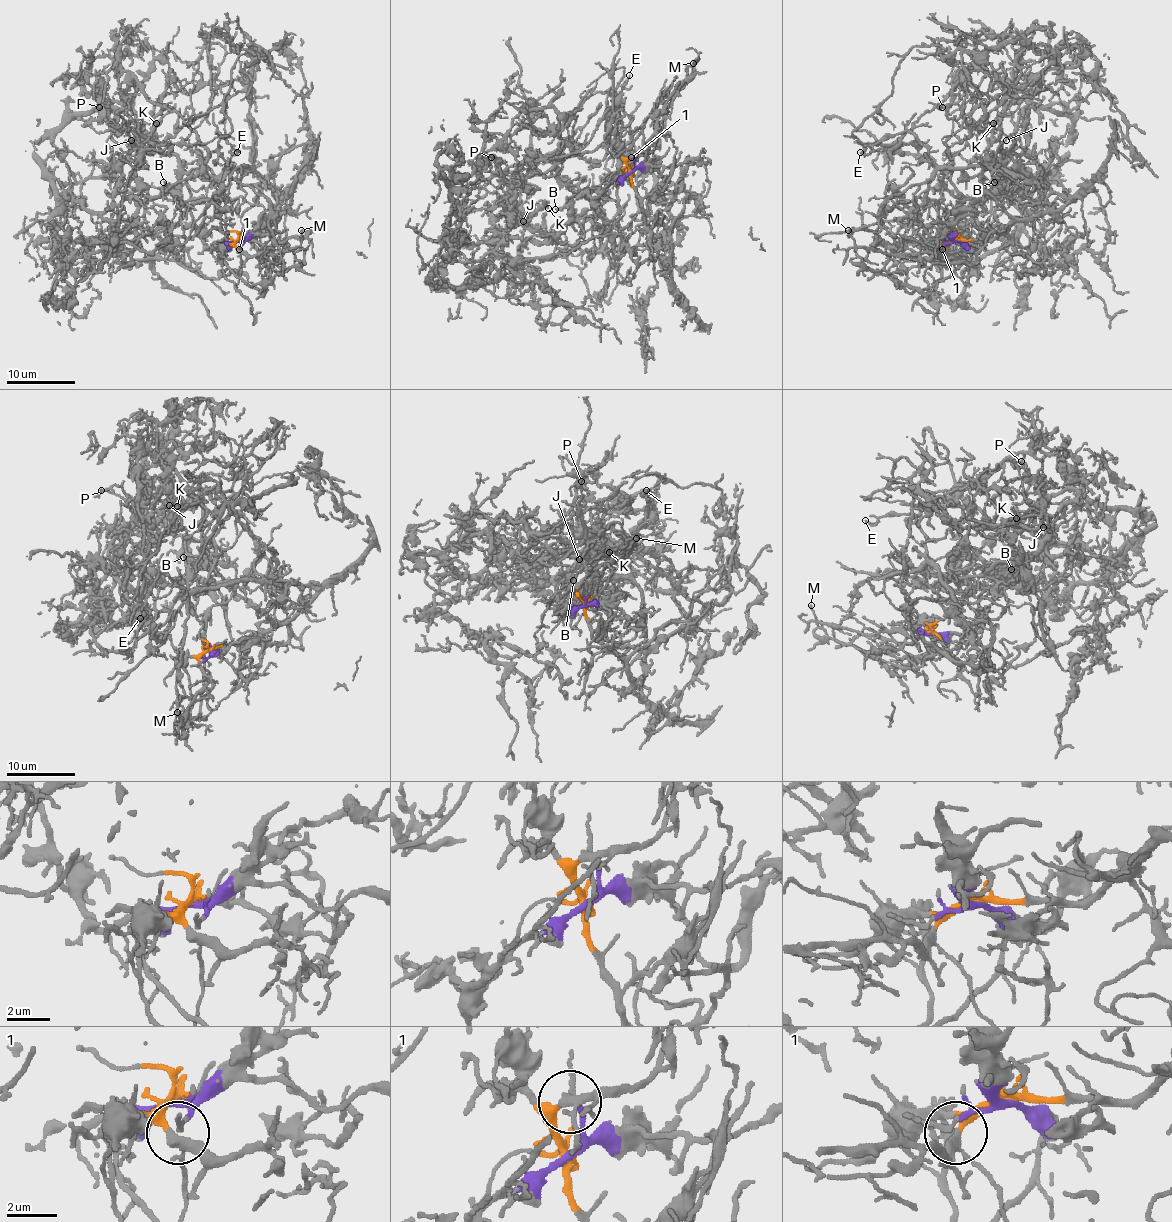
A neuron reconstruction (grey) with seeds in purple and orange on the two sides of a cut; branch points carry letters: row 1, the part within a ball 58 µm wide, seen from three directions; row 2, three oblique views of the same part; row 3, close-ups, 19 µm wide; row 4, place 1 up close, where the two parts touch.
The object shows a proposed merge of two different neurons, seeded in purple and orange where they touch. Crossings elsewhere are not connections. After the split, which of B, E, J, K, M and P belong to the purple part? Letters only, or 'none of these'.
B, J, K, P

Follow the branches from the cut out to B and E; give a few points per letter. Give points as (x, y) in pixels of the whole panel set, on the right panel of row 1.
B: (957, 241), (974, 248), (981, 243), (974, 210), (991, 191), (993, 181)
E: (955, 241), (991, 239), (1017, 219), (1039, 217), (1048, 193), (993, 166), (940, 167), (907, 131), (859, 152)

